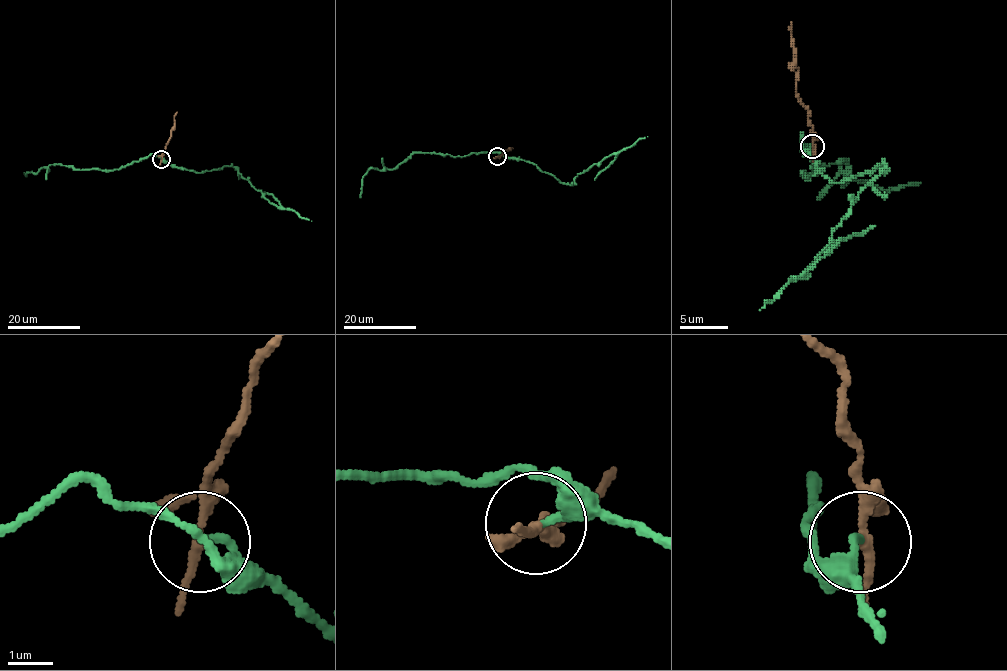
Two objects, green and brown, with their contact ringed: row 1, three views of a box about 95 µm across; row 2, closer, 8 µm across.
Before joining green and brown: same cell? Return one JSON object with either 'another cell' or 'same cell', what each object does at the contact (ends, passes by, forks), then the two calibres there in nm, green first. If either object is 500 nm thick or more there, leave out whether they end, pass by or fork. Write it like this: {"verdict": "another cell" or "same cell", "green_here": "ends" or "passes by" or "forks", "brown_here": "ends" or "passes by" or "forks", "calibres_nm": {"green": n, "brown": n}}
{"verdict": "another cell", "green_here": "ends", "brown_here": "forks", "calibres_nm": {"green": 200, "brown": 160}}

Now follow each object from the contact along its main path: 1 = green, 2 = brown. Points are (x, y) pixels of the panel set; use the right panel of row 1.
1: (813, 147), (817, 168), (832, 183), (887, 166), (858, 192), (851, 212), (832, 231), (832, 243), (760, 310)
2: (813, 147), (808, 108), (796, 92), (791, 22)

